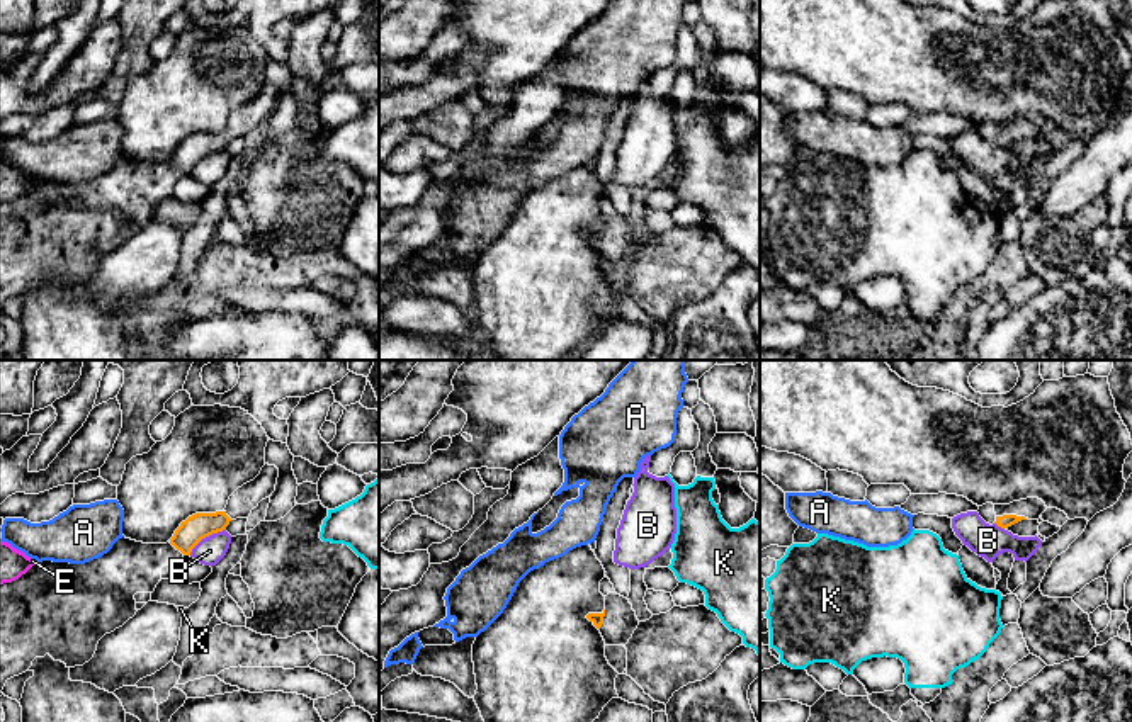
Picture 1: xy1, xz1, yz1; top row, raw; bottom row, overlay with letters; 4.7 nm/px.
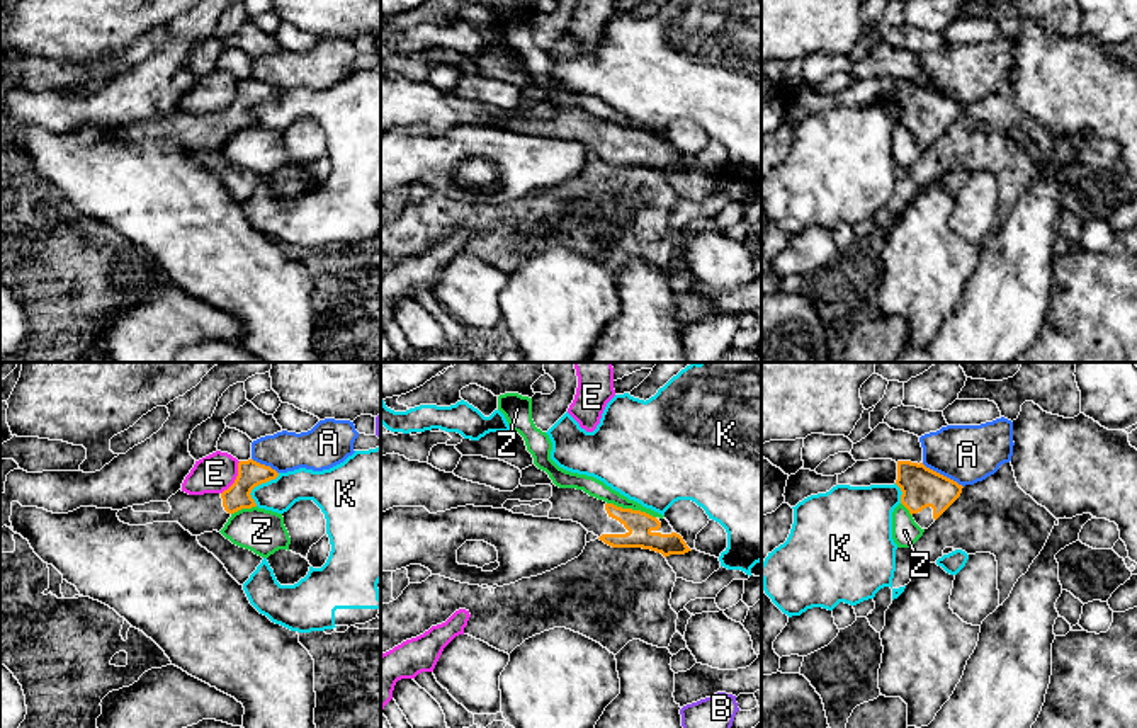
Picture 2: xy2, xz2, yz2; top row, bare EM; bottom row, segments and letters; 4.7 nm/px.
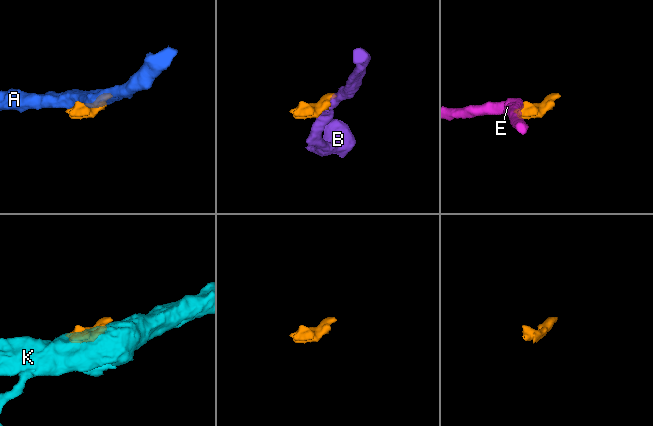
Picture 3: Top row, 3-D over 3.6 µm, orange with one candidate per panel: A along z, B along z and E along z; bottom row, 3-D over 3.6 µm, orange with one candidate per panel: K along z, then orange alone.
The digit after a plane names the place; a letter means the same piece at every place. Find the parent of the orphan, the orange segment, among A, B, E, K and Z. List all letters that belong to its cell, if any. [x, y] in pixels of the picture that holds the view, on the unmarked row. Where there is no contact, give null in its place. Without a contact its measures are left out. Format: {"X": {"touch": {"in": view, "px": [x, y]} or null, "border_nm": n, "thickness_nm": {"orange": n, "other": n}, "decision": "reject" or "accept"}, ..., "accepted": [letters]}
{"A": {"touch": {"in": "yz2", "px": [942, 94]}, "border_nm": 240, "thickness_nm": {"orange": 190, "other": 280}, "decision": "reject"}, "B": {"touch": {"in": "xy1", "px": [206, 155]}, "border_nm": 220, "thickness_nm": {"orange": 120, "other": 140}, "decision": "reject"}, "E": {"touch": {"in": "xy2", "px": [237, 97]}, "border_nm": 180, "thickness_nm": {"orange": 130, "other": 190}, "decision": "reject"}, "K": {"touch": {"in": "xy2", "px": [257, 104]}, "border_nm": 200, "thickness_nm": {"orange": 130, "other": 160}, "decision": "reject"}, "Z": {"touch": {"in": "xz2", "px": [631, 128]}, "border_nm": 240, "thickness_nm": {"orange": 130, "other": 90}, "decision": "reject"}, "accepted": []}

